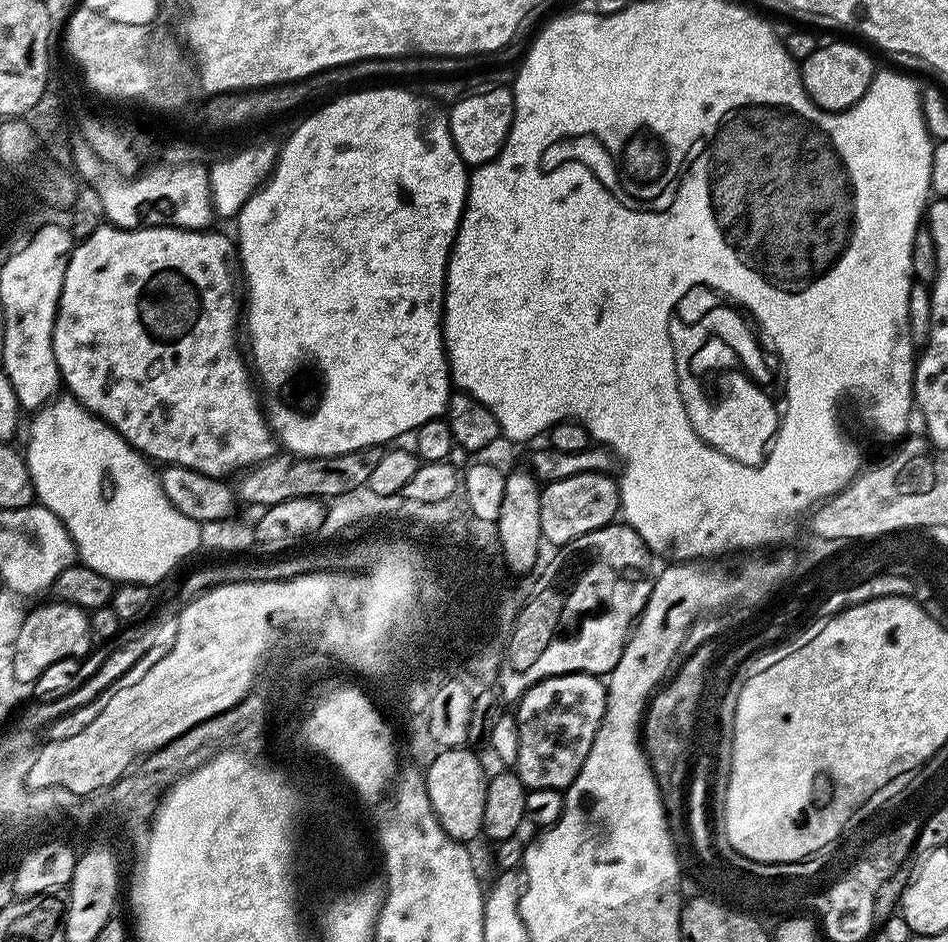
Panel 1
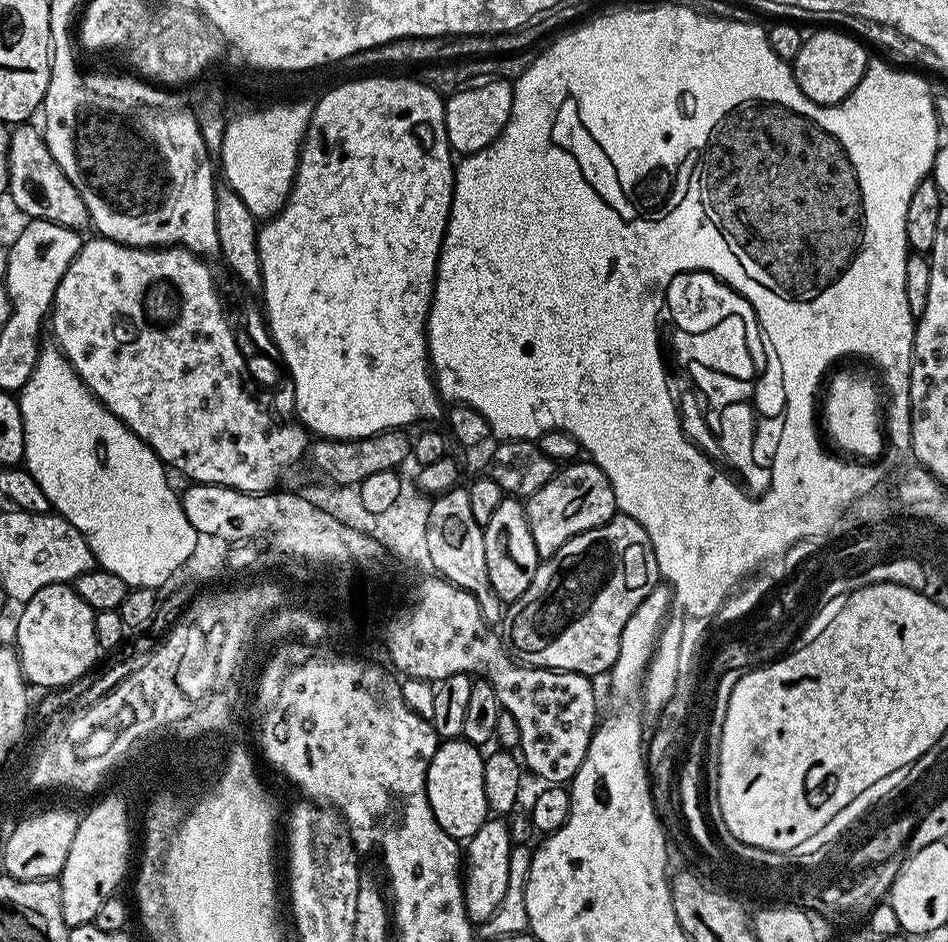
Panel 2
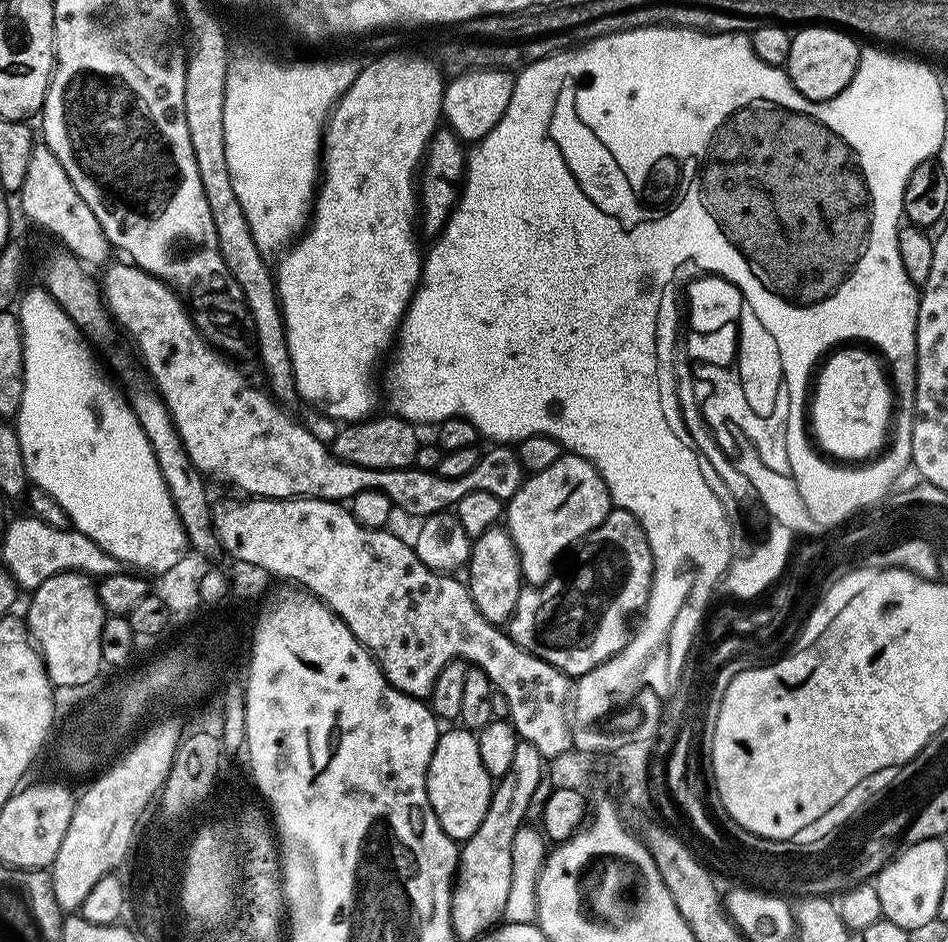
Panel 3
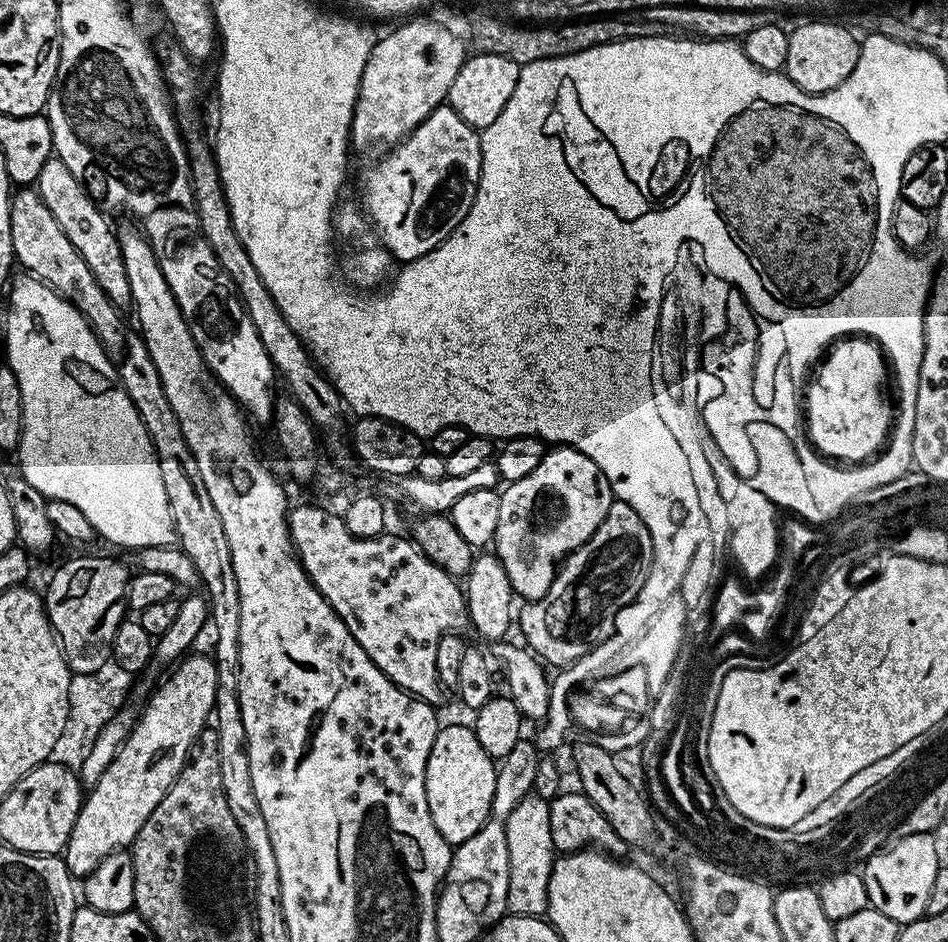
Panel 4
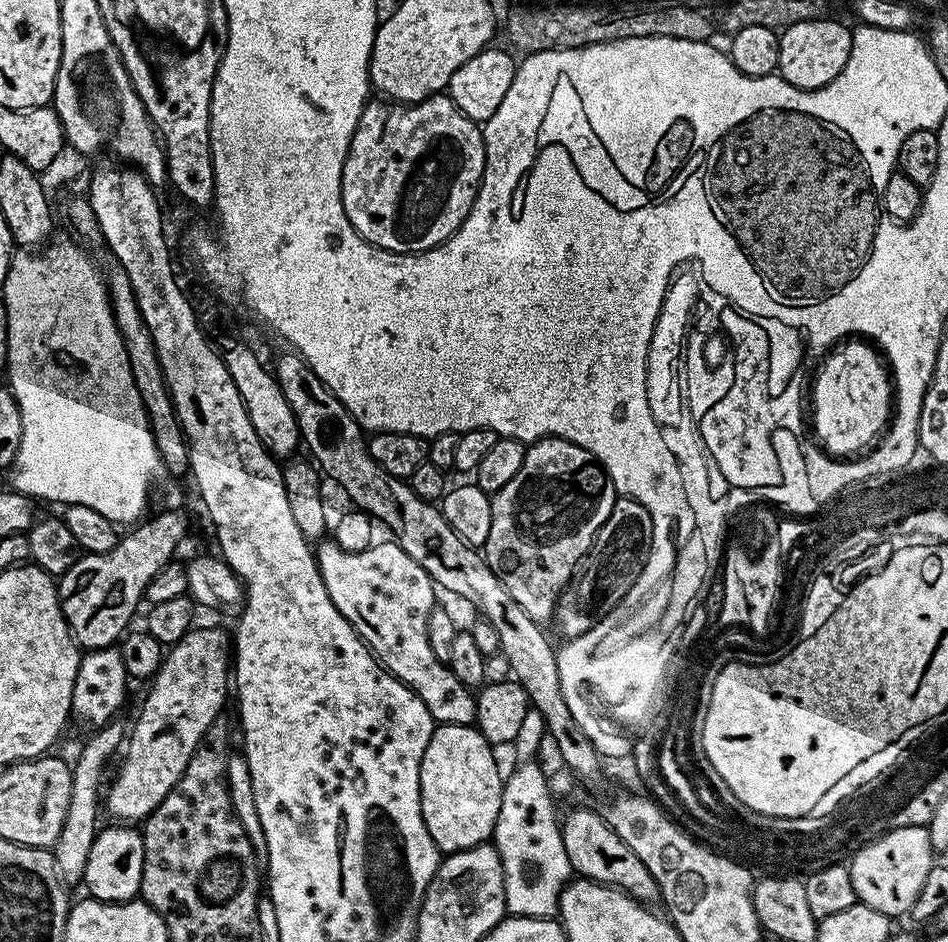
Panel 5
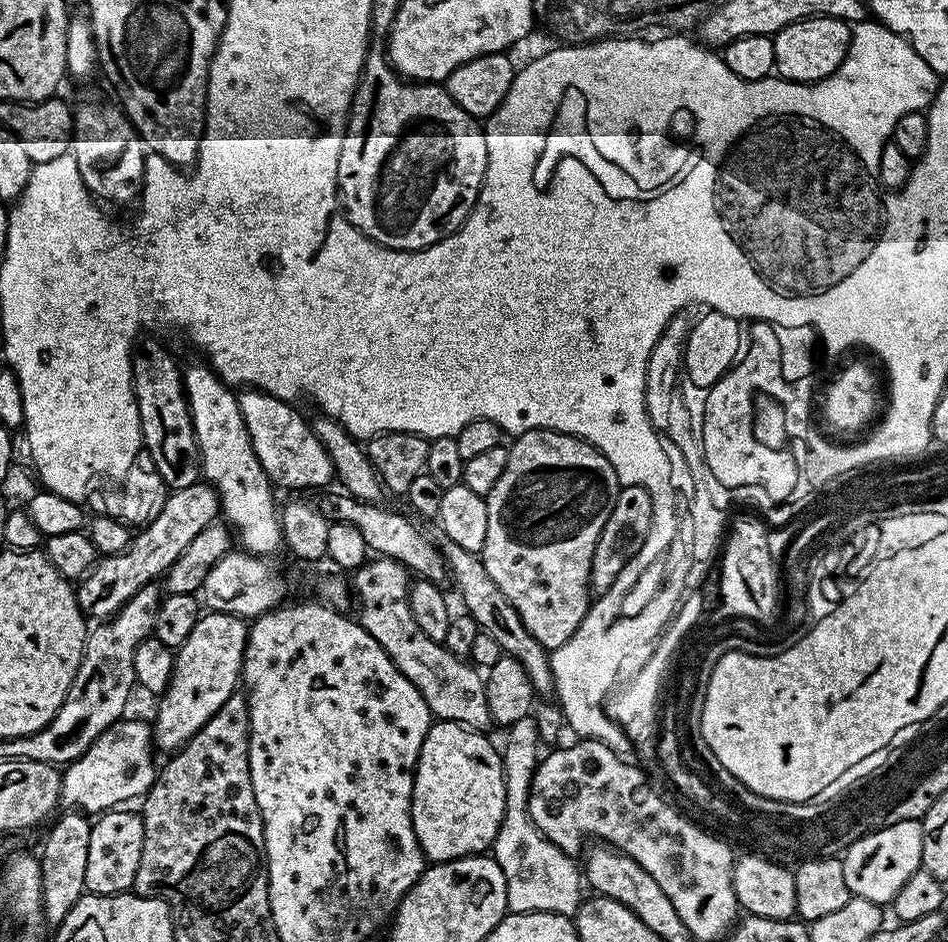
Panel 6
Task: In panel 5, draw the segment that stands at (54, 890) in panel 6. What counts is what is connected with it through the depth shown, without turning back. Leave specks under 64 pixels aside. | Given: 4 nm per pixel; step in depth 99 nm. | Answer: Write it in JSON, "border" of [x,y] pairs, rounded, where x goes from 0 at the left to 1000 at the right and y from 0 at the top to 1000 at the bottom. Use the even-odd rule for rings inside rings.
{"border":[[[117,764],[109,772],[100,774],[94,781],[96,782],[88,792],[80,809],[77,808],[74,854],[71,857],[65,884],[55,899],[63,931],[74,941],[88,935],[91,914],[103,882],[103,843],[110,813],[118,800],[128,795],[133,781],[133,773],[130,773],[124,764]]]}

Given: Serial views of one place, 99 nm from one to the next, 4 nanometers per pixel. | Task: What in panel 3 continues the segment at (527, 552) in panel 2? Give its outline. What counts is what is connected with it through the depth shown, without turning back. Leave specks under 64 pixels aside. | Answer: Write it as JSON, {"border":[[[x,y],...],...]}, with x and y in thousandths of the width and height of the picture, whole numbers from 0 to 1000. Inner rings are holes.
{"border":[[[524,558],[513,563],[497,574],[497,587],[492,600],[494,630],[500,635],[504,648],[518,662],[535,663],[546,643],[551,613],[549,592],[535,559]]]}

